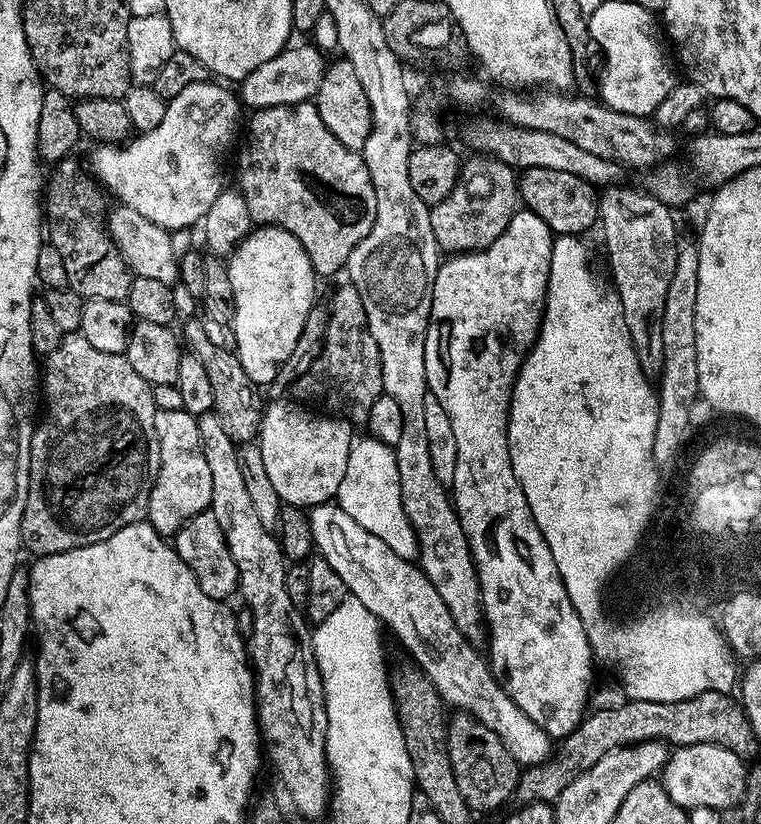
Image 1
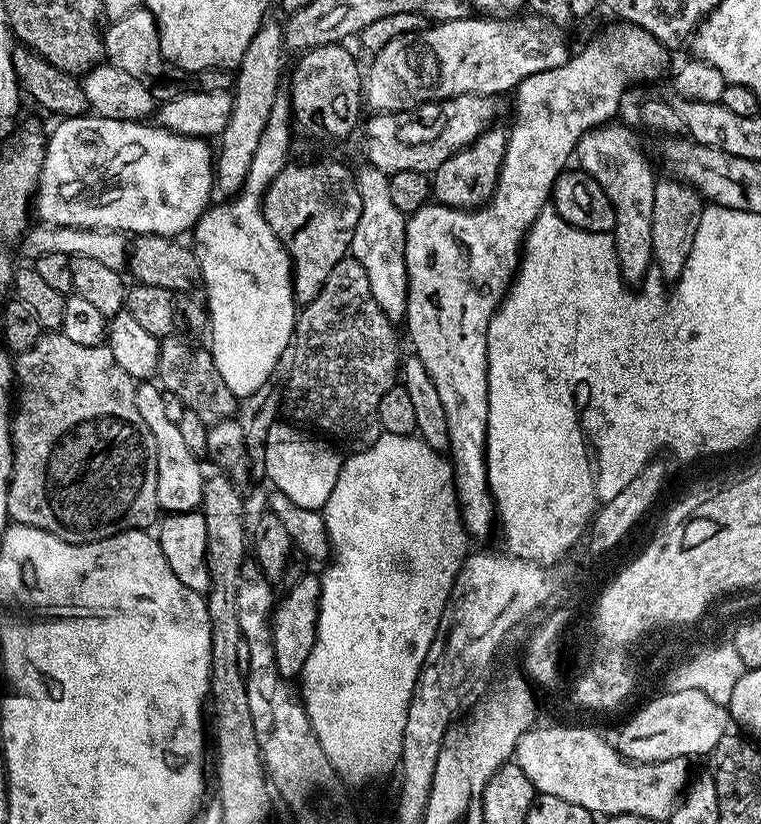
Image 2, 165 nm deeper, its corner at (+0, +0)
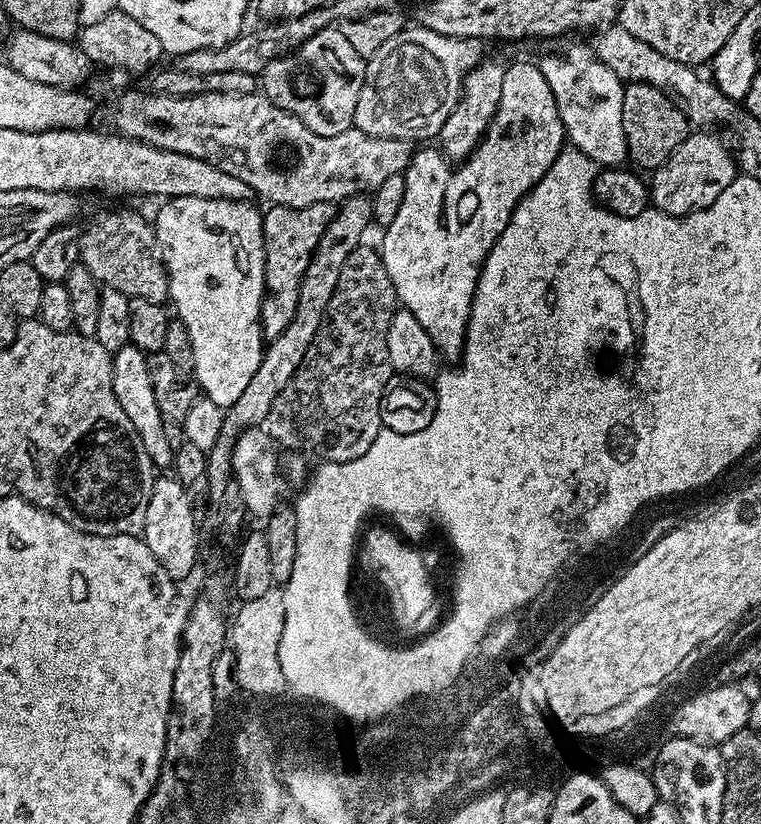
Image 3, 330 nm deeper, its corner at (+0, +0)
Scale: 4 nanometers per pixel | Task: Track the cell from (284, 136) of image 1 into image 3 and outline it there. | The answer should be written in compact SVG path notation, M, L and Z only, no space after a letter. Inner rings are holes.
M285 204L269 207L264 217L264 300L260 304L260 331L265 341L278 338L286 326L294 319L294 310L298 310L298 290L302 286L302 278L306 274L306 266L310 266L310 258L316 253L318 242L332 220L334 211L332 204L311 204L305 208L287 208Z

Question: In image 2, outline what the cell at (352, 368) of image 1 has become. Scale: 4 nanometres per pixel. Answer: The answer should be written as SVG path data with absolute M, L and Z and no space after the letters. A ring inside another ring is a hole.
M351 254L345 256L338 262L338 266L334 266L334 270L330 270L330 274L326 274L326 282L322 286L322 290L318 290L318 298L314 298L314 302L303 305L296 317L296 331L292 333L290 345L292 365L288 368L288 385L285 386L284 392L282 391L282 408L285 413L288 411L287 419L296 426L309 424L310 427L325 432L325 434L320 433L325 437L333 436L336 440L361 440L361 445L364 446L371 444L378 435L378 413L382 394L390 391L398 380L398 365L402 359L402 352L396 349L396 328L397 325L394 321L386 318L382 306L378 306L378 302L374 302L374 298L370 294L370 278L366 278L366 270L362 270L362 266Z

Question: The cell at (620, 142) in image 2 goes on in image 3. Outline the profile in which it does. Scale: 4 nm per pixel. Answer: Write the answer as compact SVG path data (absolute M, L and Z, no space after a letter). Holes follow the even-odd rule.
M580 44L566 49L561 56L539 57L538 63L542 78L546 78L546 86L550 86L550 94L554 94L567 143L586 154L586 158L593 160L601 169L621 167L628 160L626 130L622 130L625 81L620 80L610 66L597 60L591 47L583 48Z

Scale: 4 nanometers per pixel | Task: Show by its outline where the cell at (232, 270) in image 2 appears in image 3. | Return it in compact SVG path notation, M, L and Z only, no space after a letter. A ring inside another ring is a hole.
M174 196L163 201L164 204L154 216L154 231L156 233L156 247L158 255L164 261L164 268L168 272L168 300L171 307L176 307L175 315L185 324L189 331L190 346L194 352L194 380L199 391L210 402L214 402L221 410L227 410L246 390L250 378L254 378L254 370L264 357L266 341L260 331L260 304L264 300L264 217L261 209L255 208L255 203L247 200L219 200L218 198L190 198L189 196Z

